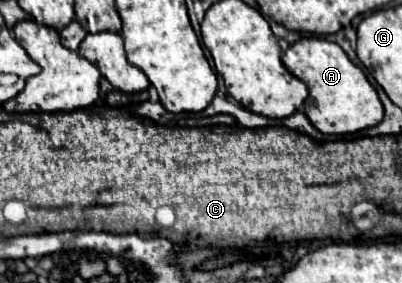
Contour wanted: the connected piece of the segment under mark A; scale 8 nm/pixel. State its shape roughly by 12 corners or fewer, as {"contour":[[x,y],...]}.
{"contour":[[301,37],[283,53],[307,85],[321,133],[381,123],[383,105],[337,43]]}

